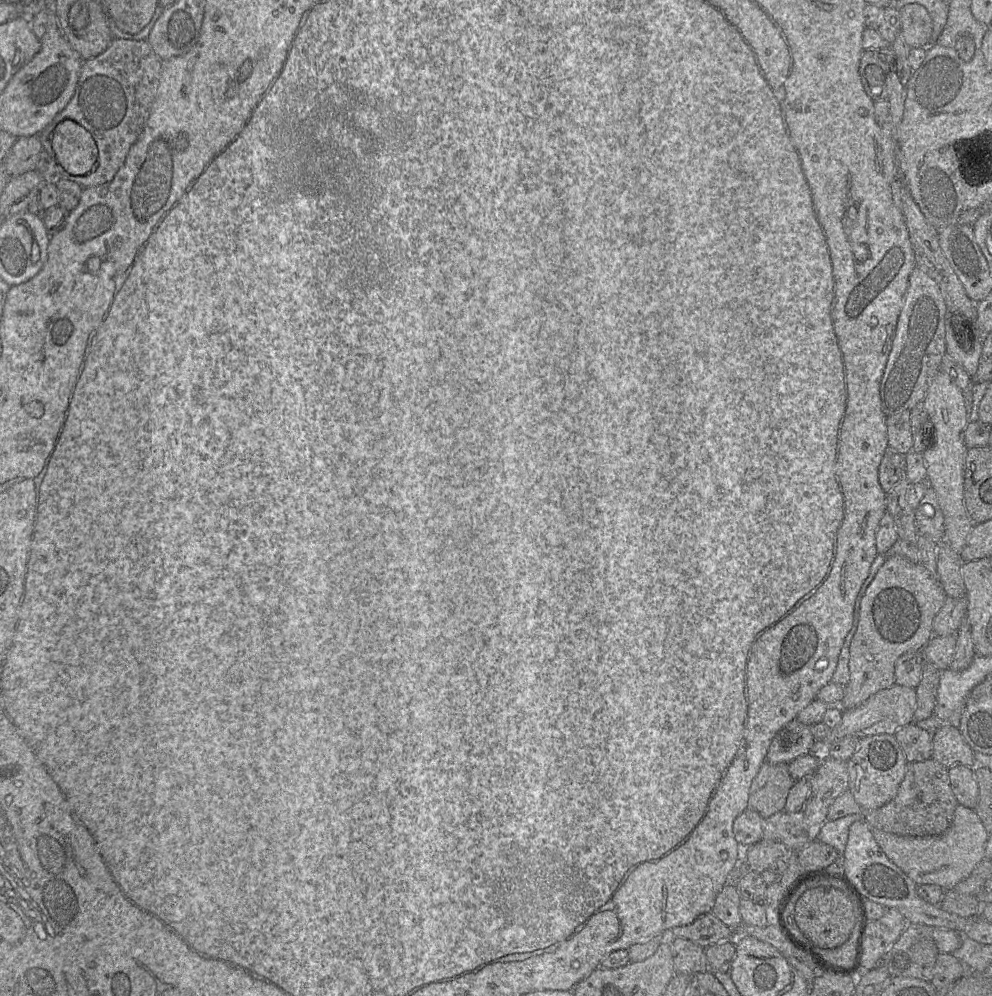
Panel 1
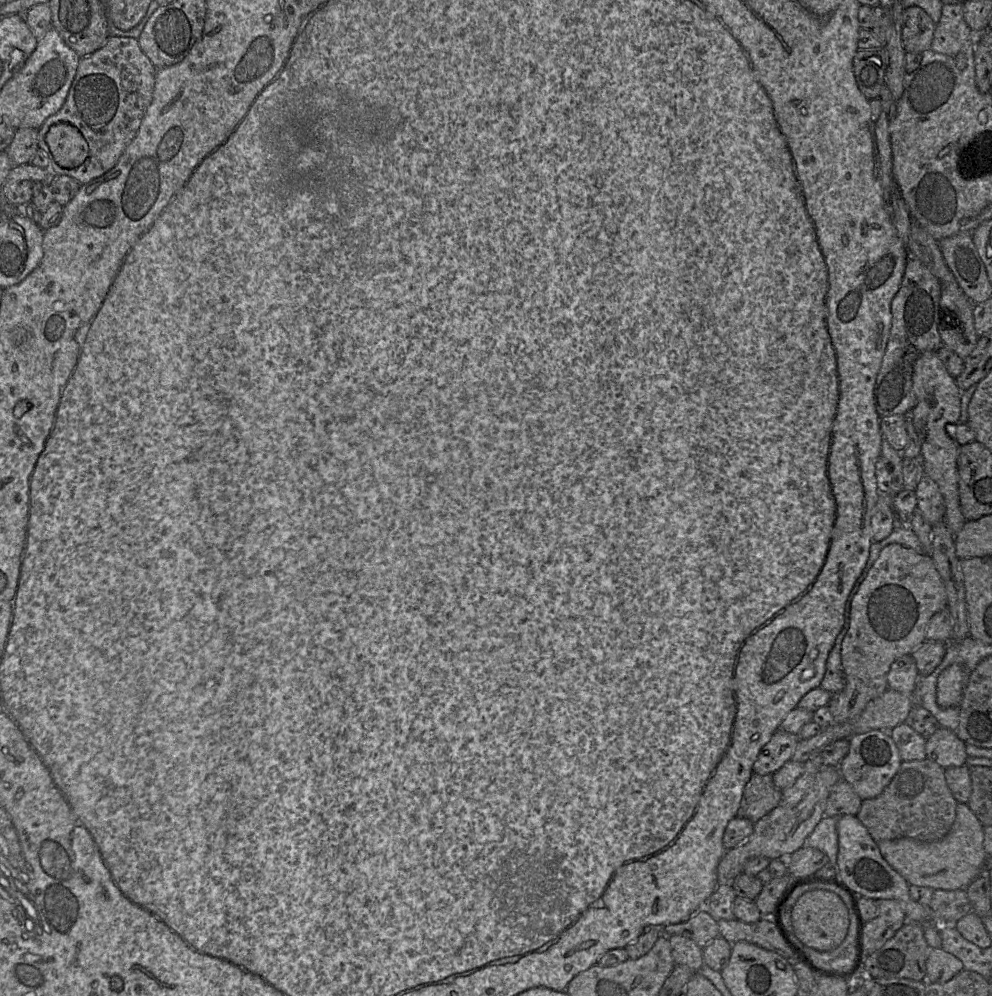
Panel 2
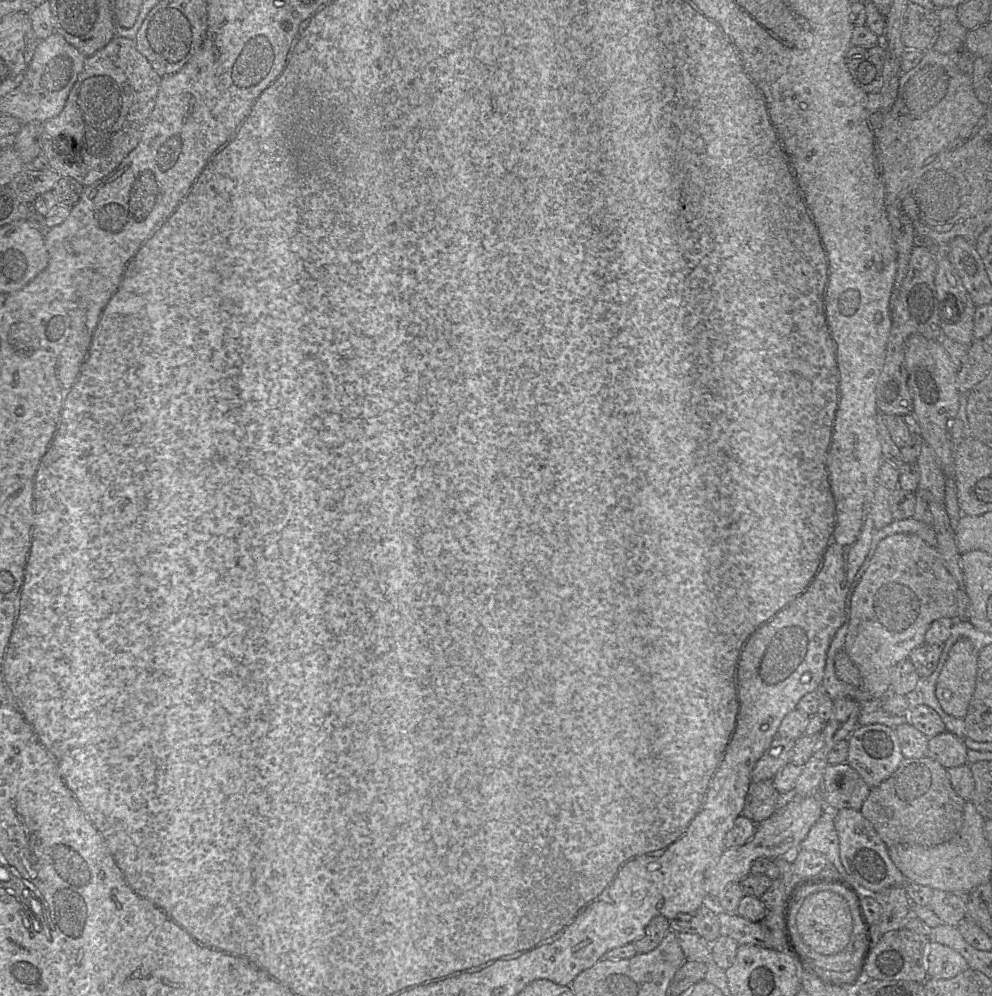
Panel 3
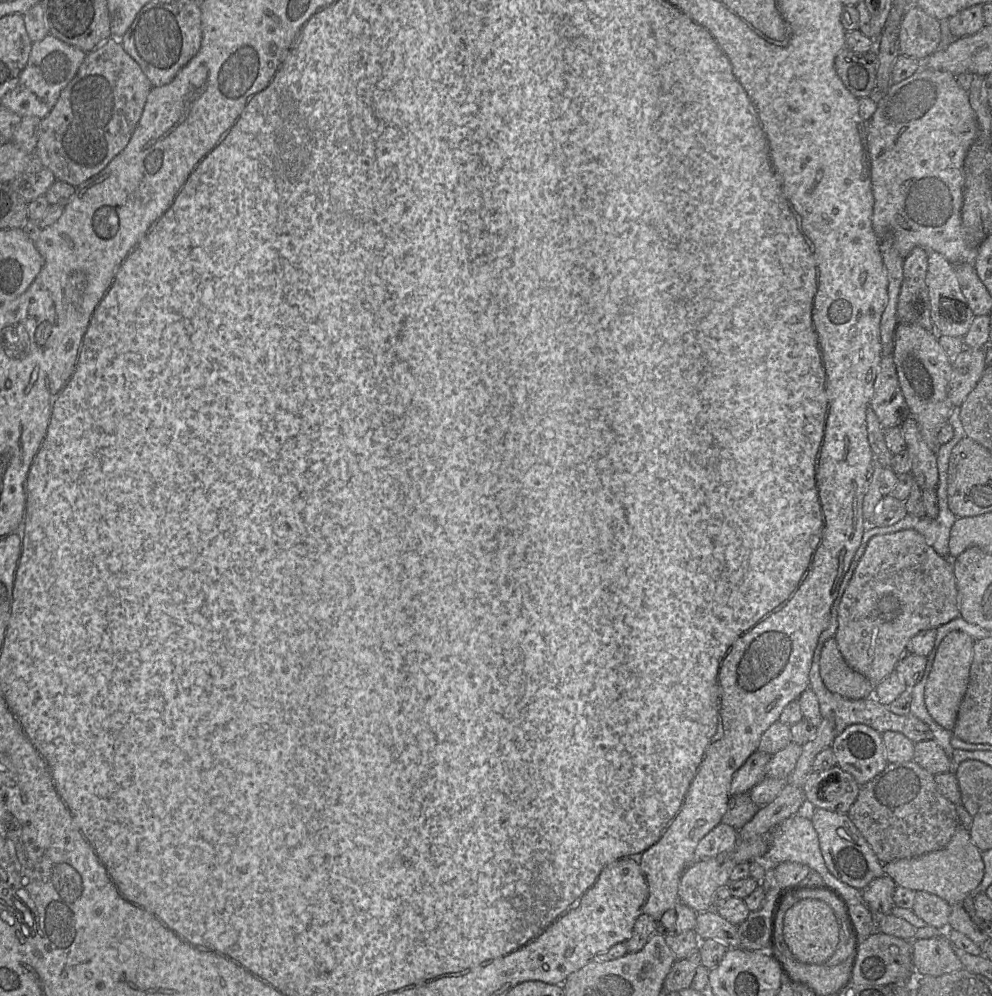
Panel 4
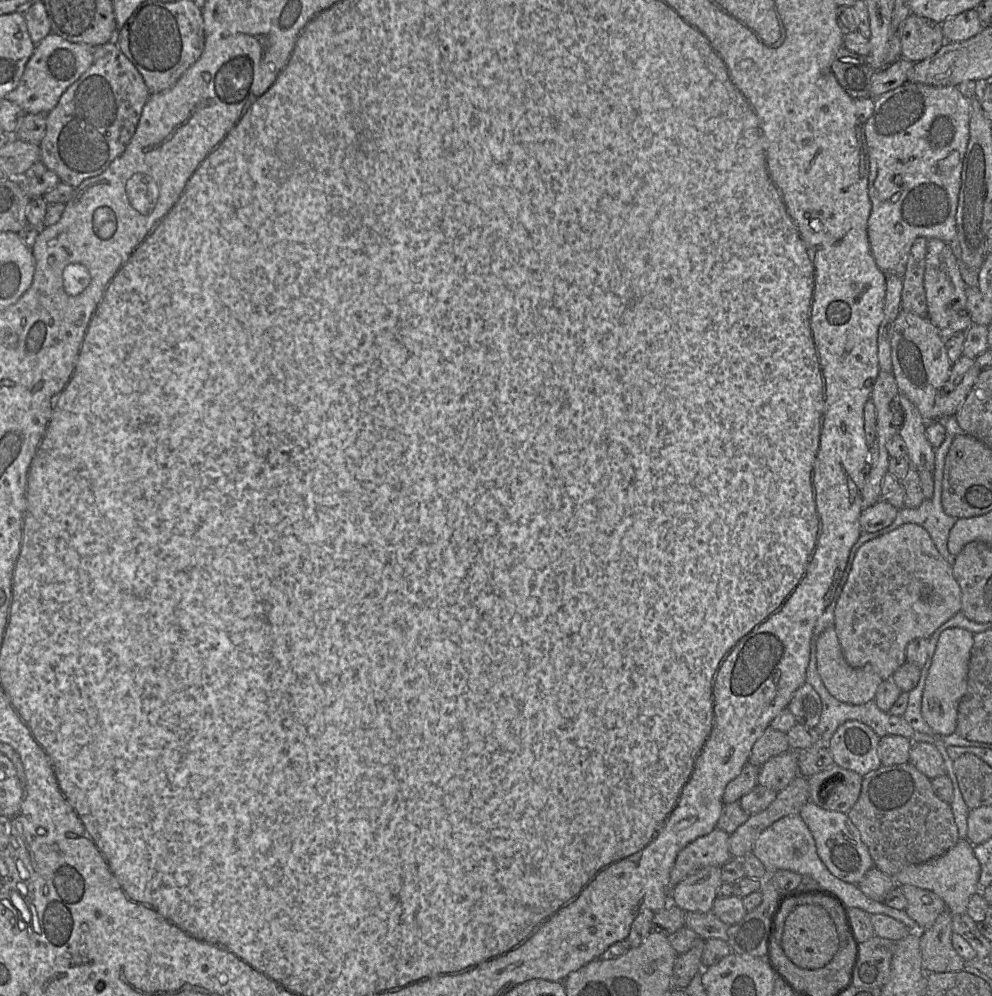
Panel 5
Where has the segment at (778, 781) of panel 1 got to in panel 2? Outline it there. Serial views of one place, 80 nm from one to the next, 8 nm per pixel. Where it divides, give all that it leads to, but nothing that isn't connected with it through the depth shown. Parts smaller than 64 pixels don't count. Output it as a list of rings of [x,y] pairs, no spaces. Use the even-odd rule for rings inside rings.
[[[753,773],[745,785],[736,816],[756,823],[781,803],[782,791],[773,783],[772,775]]]

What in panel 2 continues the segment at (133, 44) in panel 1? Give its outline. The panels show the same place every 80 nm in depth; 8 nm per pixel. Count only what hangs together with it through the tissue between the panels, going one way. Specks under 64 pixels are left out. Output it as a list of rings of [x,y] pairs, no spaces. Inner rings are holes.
[[[110,36],[108,41],[99,50],[80,59],[75,78],[63,106],[54,115],[46,118],[38,129],[38,146],[39,149],[45,152],[49,161],[51,168],[49,174],[51,178],[53,176],[69,176],[80,185],[84,185],[101,177],[116,165],[127,146],[136,136],[144,114],[152,101],[156,72],[157,68],[144,54],[138,40],[130,37]],[[59,122],[66,122],[75,126],[89,146],[87,159],[77,168],[66,169],[58,166],[46,143],[46,135],[49,129]]]

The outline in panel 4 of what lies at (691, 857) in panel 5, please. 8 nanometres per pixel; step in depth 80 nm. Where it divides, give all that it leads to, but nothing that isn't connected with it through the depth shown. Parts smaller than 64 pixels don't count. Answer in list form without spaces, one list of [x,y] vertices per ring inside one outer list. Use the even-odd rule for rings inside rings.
[[[720,823],[699,841],[694,851],[693,863],[731,851],[738,841],[738,830]]]

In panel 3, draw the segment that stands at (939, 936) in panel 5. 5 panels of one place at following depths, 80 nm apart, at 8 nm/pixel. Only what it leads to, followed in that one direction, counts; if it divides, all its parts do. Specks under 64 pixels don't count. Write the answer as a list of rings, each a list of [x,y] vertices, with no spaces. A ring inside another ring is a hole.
[[[926,942],[923,948],[926,978],[943,980],[968,969],[965,959],[950,947]]]

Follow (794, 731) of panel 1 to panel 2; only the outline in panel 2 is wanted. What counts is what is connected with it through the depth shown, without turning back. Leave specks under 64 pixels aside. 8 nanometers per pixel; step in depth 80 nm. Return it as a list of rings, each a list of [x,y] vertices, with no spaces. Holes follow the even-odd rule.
[[[778,729],[762,748],[752,771],[758,775],[772,775],[791,760],[800,741],[799,734]]]

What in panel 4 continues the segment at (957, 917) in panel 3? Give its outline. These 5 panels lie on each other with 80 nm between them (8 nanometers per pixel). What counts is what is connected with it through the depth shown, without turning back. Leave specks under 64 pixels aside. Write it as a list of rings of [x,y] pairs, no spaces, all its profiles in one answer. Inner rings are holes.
[[[915,892],[912,911],[928,926],[946,930],[949,927],[951,908],[949,903],[934,894]]]

